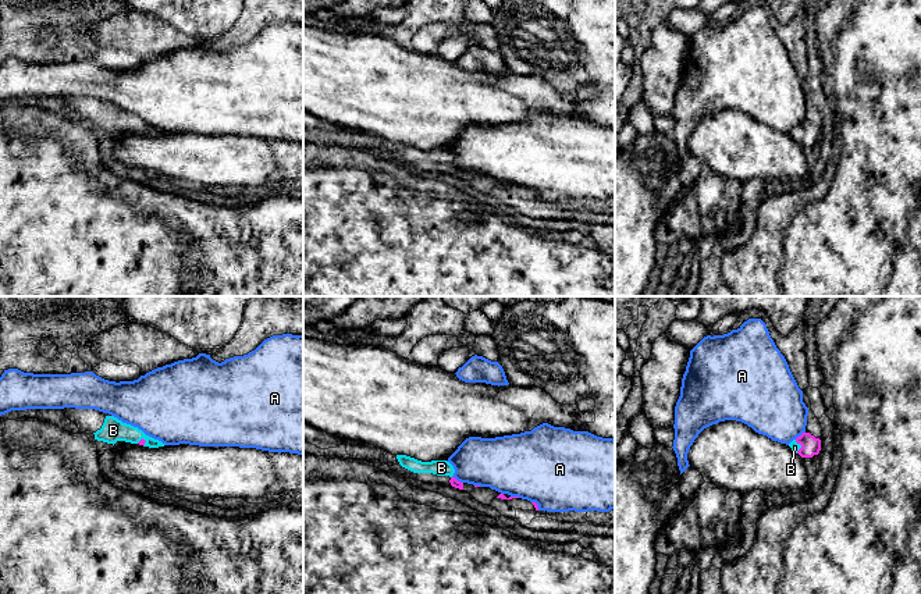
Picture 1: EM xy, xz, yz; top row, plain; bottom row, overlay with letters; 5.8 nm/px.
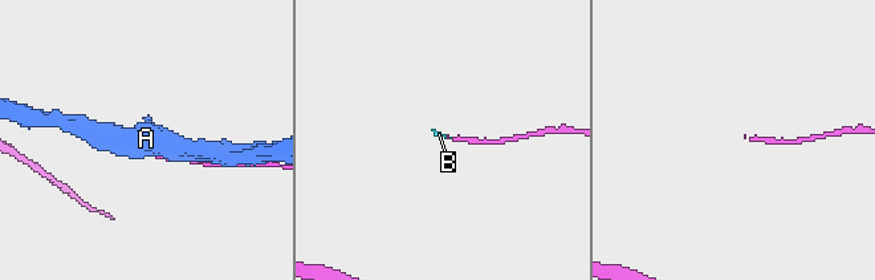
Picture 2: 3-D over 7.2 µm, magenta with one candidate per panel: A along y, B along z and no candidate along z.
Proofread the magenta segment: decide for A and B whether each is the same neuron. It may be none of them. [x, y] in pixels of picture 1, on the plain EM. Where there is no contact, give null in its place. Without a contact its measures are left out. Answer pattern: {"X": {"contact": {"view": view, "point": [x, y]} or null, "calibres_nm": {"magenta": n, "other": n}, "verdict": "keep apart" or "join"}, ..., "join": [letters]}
{"A": {"contact": {"view": "yz", "point": [800, 124]}, "calibres_nm": {"magenta": 110, "other": 360}, "verdict": "keep apart"}, "B": {"contact": {"view": "yz", "point": [802, 135]}, "calibres_nm": {"magenta": 110, "other": 50}, "verdict": "join"}, "join": ["B"]}

